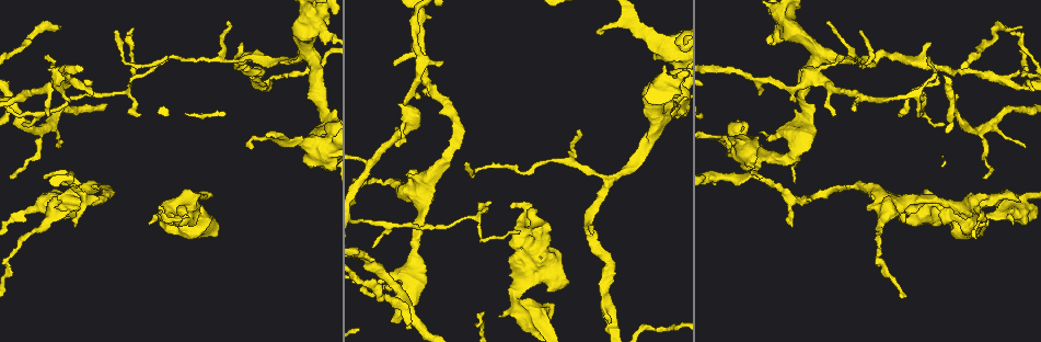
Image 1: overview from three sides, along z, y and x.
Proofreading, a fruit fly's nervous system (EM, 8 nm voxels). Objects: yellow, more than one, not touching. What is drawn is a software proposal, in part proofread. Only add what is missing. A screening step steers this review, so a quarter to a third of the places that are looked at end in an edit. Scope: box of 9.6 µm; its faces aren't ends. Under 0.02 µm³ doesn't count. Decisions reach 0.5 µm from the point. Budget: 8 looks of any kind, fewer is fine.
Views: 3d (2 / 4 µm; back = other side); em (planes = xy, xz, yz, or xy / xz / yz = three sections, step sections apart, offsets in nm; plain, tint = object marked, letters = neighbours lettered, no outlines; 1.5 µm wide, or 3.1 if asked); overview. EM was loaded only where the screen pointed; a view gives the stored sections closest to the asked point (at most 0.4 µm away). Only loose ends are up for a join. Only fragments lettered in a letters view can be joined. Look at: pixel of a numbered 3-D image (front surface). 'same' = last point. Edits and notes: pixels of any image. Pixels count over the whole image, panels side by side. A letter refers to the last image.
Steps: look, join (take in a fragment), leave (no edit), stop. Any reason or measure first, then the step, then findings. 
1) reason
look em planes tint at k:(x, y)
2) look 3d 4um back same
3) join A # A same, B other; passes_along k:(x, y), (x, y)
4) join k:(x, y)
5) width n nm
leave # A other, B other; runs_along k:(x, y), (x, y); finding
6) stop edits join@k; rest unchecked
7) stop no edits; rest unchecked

branch stops here
look em xy step 8 letters at 1:(44, 197)

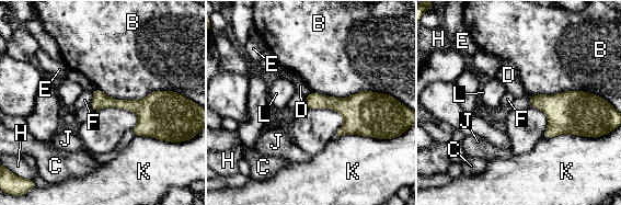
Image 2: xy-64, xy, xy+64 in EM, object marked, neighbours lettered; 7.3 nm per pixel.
cut it another way
look em planes letters same

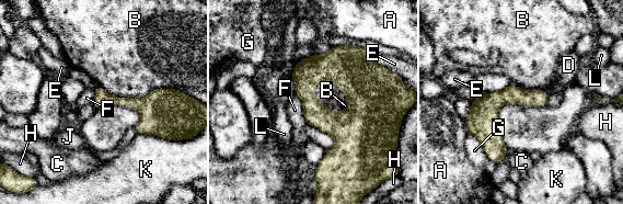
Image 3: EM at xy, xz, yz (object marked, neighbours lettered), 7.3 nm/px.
leave # A other, B other, C other, D other, E other, F other, G other, H other, J other, K other, L other; border 3:(97, 84), (118, 97), (173, 89); none of them fits

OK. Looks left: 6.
an open end
look 3d 2um at 1:(592, 232)

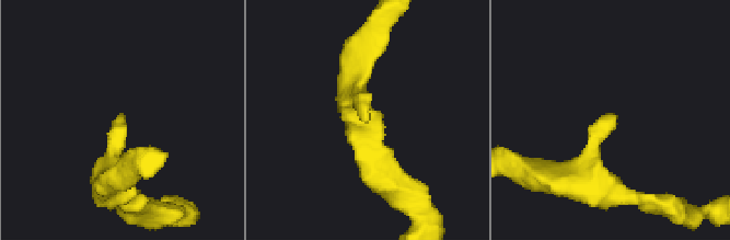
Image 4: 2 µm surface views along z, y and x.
look em planes letters at 4:(616, 115)

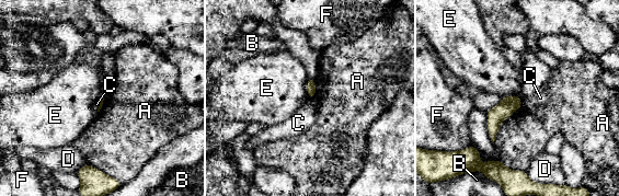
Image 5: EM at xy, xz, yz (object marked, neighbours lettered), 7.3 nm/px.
longest_contact A 340 nm
leave # A other, B other, C other, D other, E other, F other; border 5:(309, 78), (307, 80), (308, 96); no lettered fragment goes on from it

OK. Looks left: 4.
branch stops here
look em planes letters at 1:(1013, 225)

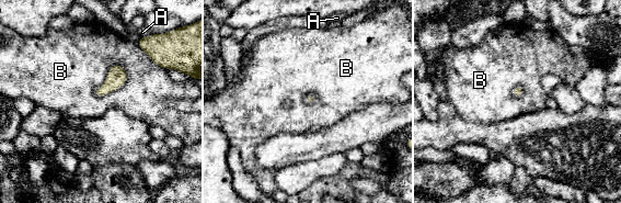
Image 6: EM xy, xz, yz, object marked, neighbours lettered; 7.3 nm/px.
leave # A other, B other; no lettered fragment goes on from it

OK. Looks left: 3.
stop no edits; rest unchecked

